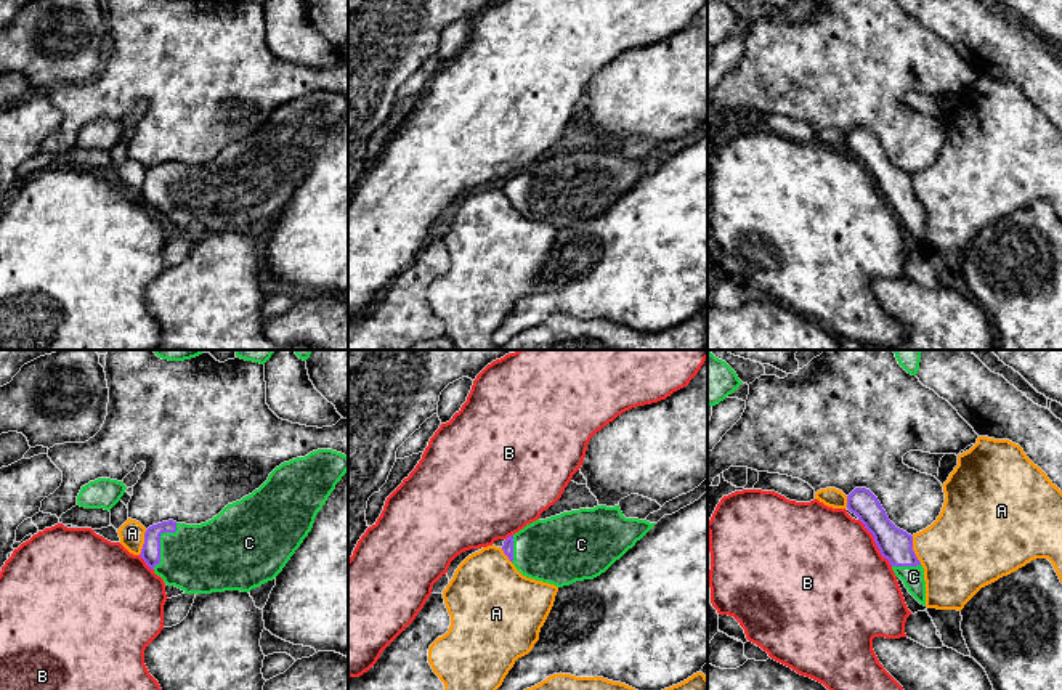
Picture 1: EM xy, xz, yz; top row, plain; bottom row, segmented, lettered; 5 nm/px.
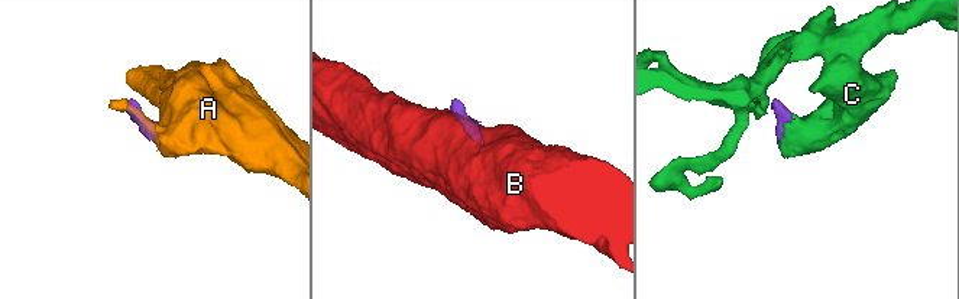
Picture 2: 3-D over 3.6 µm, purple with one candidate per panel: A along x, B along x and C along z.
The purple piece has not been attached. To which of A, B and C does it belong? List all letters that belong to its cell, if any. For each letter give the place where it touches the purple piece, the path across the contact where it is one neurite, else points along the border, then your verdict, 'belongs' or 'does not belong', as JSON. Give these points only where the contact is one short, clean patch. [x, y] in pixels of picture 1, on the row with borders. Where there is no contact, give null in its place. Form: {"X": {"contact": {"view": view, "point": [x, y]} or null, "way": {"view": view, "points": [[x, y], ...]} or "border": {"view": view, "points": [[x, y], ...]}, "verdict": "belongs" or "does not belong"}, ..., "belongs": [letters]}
{"A": {"contact": {"view": "yz", "point": [913, 551]}, "verdict": "does not belong"}, "B": {"contact": {"view": "yz", "point": [875, 541]}, "border": {"view": "yz", "points": [[859, 519], [891, 567]]}, "verdict": "does not belong"}, "C": {"contact": {"view": "xy", "point": [159, 541]}, "verdict": "belongs"}, "belongs": ["C"]}

